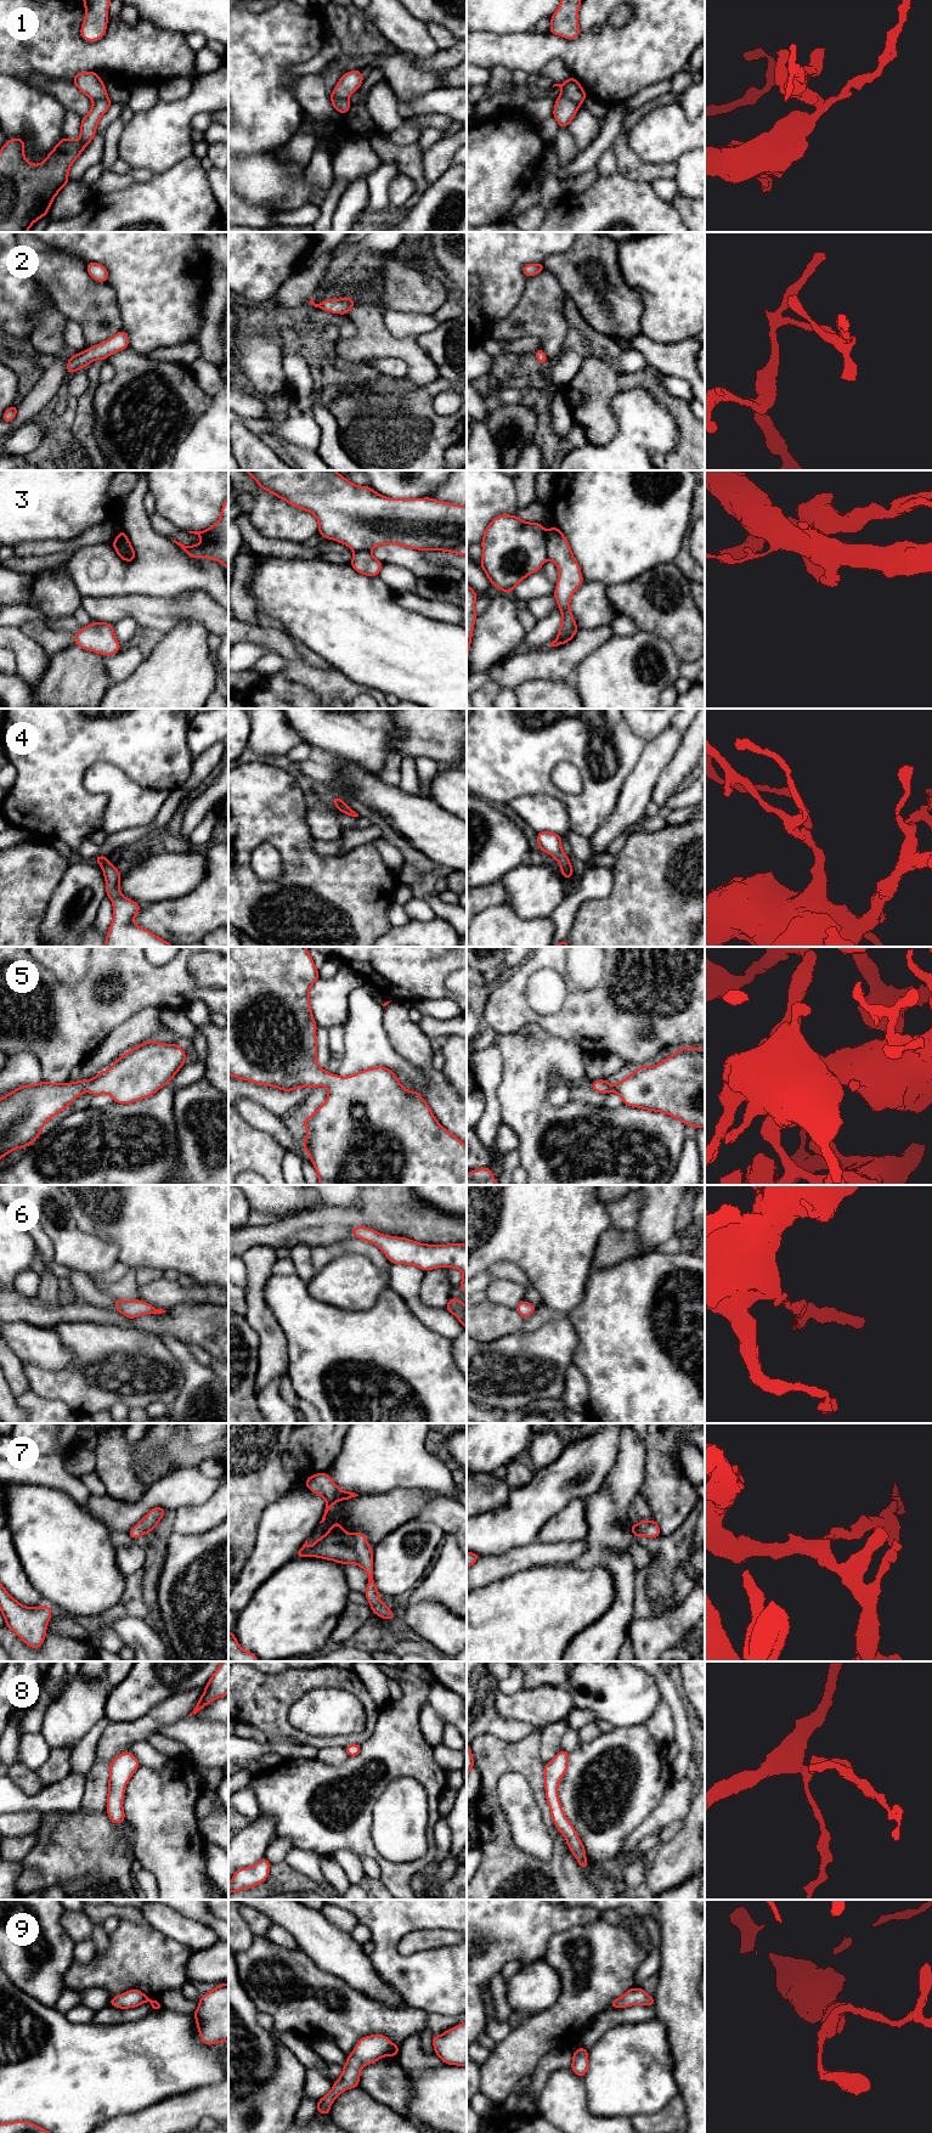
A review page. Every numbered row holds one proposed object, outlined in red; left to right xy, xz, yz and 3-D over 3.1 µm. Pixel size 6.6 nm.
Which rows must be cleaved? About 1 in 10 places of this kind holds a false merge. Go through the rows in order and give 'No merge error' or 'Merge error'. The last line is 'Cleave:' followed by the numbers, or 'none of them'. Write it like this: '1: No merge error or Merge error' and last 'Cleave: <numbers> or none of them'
1: Merge error
2: No merge error
3: Merge error
4: No merge error
5: No merge error
6: No merge error
7: No merge error
8: No merge error
9: No merge error
Cleave: 1, 3

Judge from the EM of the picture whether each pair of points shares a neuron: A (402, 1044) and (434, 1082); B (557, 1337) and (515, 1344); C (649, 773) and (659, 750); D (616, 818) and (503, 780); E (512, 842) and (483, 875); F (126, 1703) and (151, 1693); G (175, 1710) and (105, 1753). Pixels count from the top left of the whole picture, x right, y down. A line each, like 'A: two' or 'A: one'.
A: one
B: one
C: one
D: two
E: one
F: one
G: one

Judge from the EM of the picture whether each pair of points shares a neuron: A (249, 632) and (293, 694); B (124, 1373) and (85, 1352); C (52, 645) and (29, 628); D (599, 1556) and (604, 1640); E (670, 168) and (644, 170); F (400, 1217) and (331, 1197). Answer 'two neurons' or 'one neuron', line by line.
A: two neurons
B: one neuron
C: one neuron
D: one neuron
E: one neuron
F: two neurons

